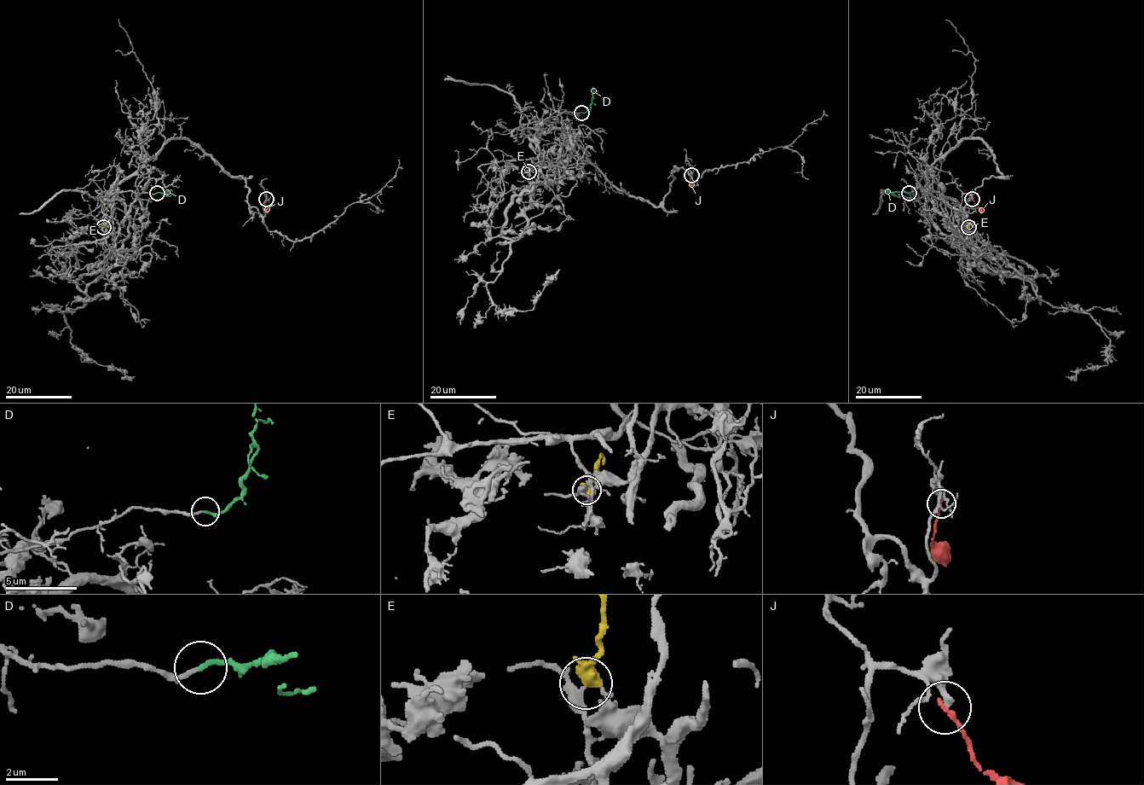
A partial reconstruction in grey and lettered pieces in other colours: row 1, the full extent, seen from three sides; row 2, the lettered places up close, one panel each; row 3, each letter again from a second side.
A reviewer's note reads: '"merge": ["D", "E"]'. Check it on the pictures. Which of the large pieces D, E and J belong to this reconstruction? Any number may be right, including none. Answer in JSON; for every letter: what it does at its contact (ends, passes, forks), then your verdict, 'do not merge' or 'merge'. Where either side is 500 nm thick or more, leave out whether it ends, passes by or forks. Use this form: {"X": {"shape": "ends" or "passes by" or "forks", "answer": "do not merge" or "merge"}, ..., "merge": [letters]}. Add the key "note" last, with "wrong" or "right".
{"D": {"shape": "ends", "answer": "merge"}, "E": {"answer": "merge"}, "J": {"shape": "ends", "answer": "do not merge"}, "merge": ["D", "E"], "note": "right"}

